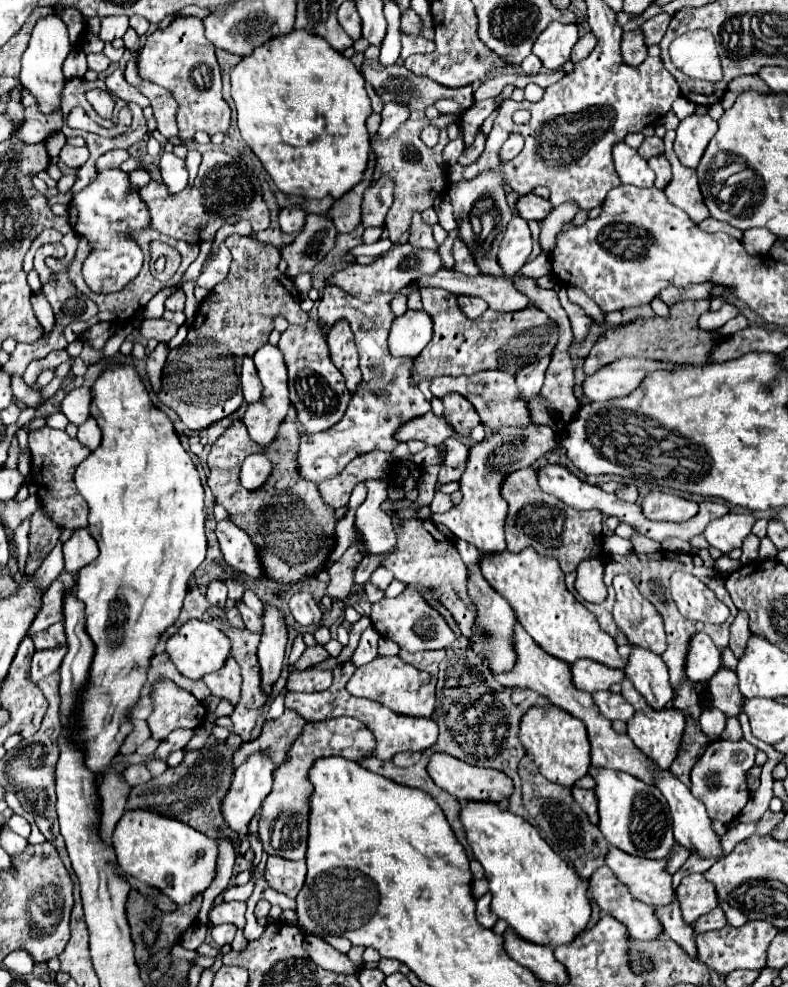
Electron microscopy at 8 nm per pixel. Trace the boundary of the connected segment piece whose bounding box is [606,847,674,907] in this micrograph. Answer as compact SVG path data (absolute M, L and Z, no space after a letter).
M616 847L606 853L606 865L612 869L618 881L628 887L634 899L648 905L666 905L672 899L672 875L664 871L666 861L652 861L642 857L630 857Z

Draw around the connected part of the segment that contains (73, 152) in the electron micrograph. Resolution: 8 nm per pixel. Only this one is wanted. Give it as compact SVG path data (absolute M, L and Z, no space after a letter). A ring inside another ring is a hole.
M64 145L60 151L60 161L64 161L70 169L80 169L88 161L88 149Z

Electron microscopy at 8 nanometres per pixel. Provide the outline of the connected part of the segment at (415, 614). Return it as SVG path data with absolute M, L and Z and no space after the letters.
M406 587L406 591L400 593L398 597L394 597L394 599L384 597L378 603L374 603L370 619L372 619L374 629L382 637L392 639L394 643L398 643L400 649L406 649L410 653L432 651L432 649L446 649L454 641L454 633L450 631L446 621L412 587Z

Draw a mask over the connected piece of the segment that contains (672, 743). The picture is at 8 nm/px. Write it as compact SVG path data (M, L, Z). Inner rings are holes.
M630 679L622 681L622 697L626 697L626 701L630 701L630 705L634 705L634 717L628 721L628 737L634 741L634 745L646 753L658 767L668 769L670 763L674 761L676 753L678 753L678 745L684 733L684 715L680 709L676 707L664 707L664 709L652 709L644 697L634 689Z

